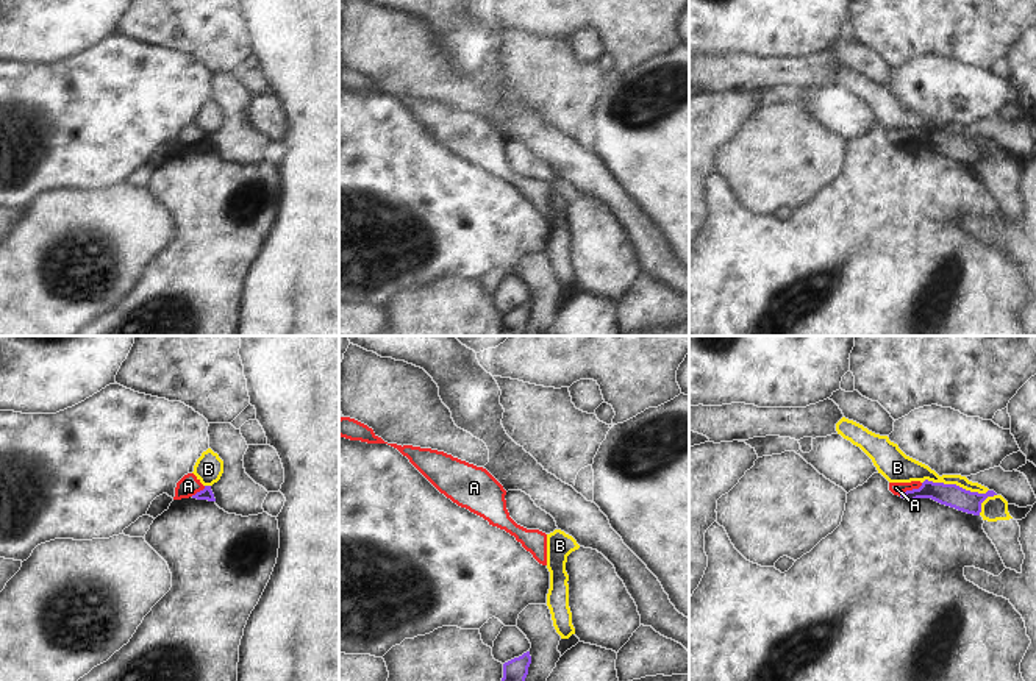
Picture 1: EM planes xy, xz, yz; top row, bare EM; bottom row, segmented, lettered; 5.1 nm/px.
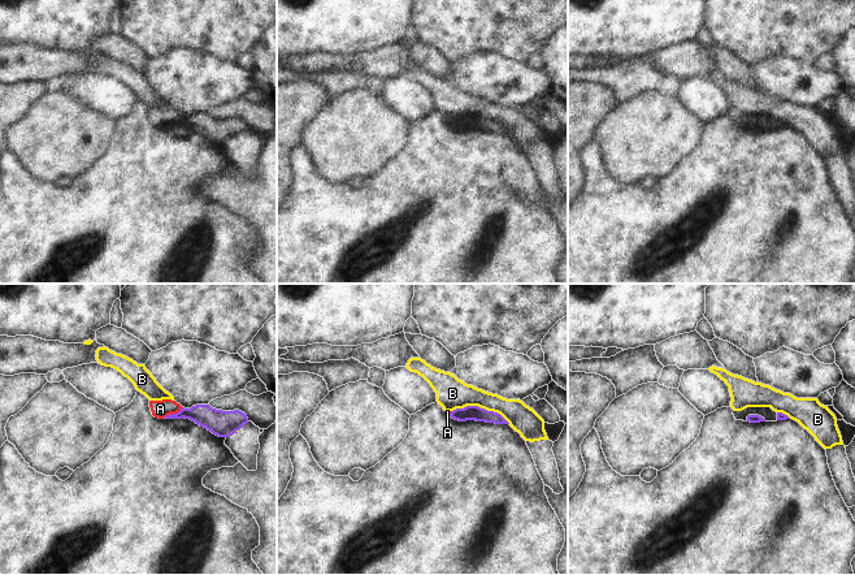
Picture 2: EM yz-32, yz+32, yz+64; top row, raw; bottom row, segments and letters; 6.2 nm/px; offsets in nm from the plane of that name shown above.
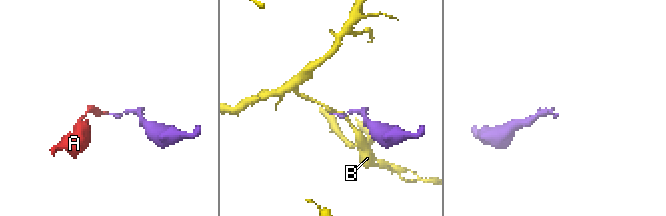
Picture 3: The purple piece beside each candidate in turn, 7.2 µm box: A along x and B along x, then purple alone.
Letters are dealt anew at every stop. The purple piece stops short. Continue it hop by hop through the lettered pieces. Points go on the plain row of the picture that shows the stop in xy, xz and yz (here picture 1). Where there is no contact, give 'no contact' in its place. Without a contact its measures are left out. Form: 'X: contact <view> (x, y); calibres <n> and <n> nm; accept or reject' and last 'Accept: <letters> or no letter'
A: contact yz (910, 141); calibres 120 and 60 nm; reject
B: contact yz (955, 135); calibres 120 and 120 nm; reject
Accept: no letter

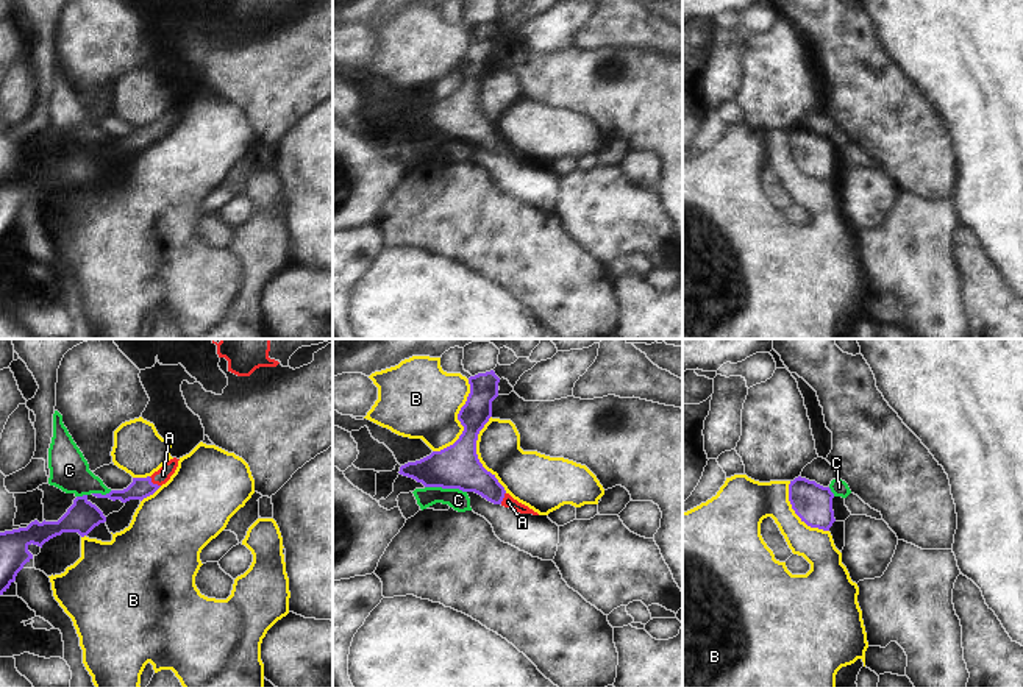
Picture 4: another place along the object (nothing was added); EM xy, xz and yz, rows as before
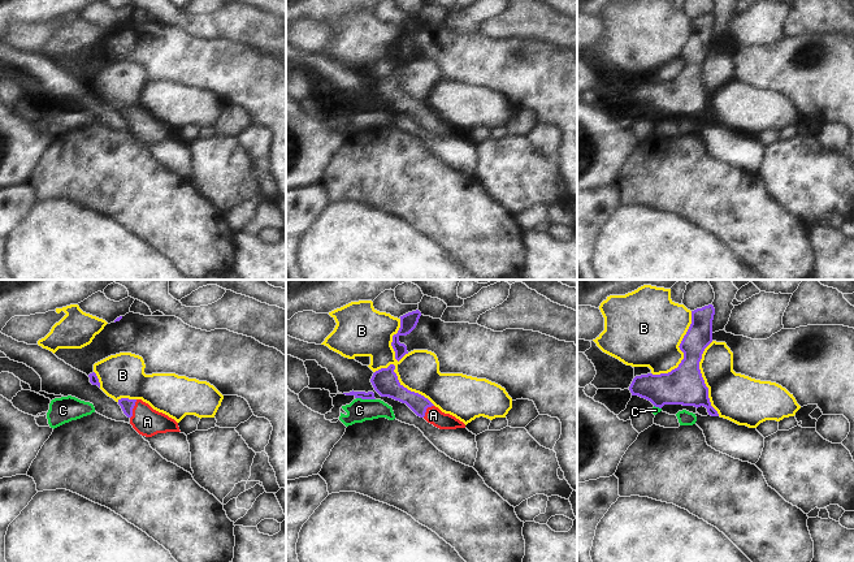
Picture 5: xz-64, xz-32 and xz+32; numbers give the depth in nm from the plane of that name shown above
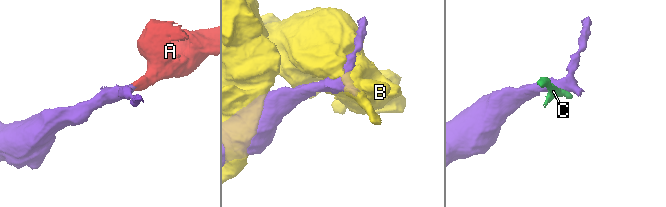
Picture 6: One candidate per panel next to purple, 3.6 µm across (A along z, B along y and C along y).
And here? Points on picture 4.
A: contact xy (152, 133); calibres 110 and 80 nm; accept
B: contact xz (459, 71); calibres 220 and 400 nm; reject
C: contact xz (445, 138); calibres 220 and 100 nm; reject
Accept: A

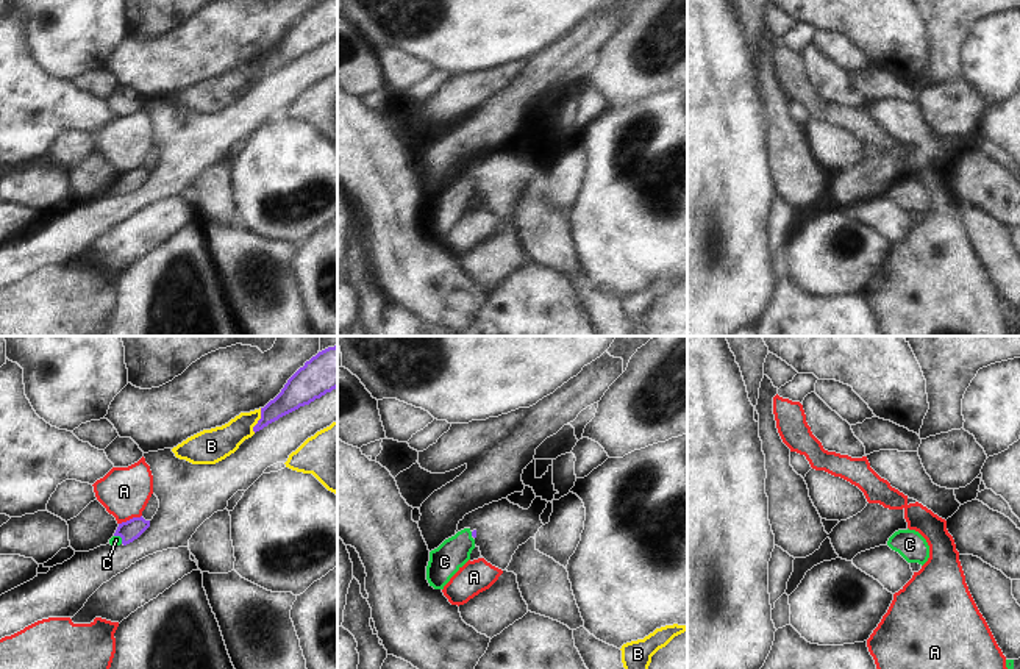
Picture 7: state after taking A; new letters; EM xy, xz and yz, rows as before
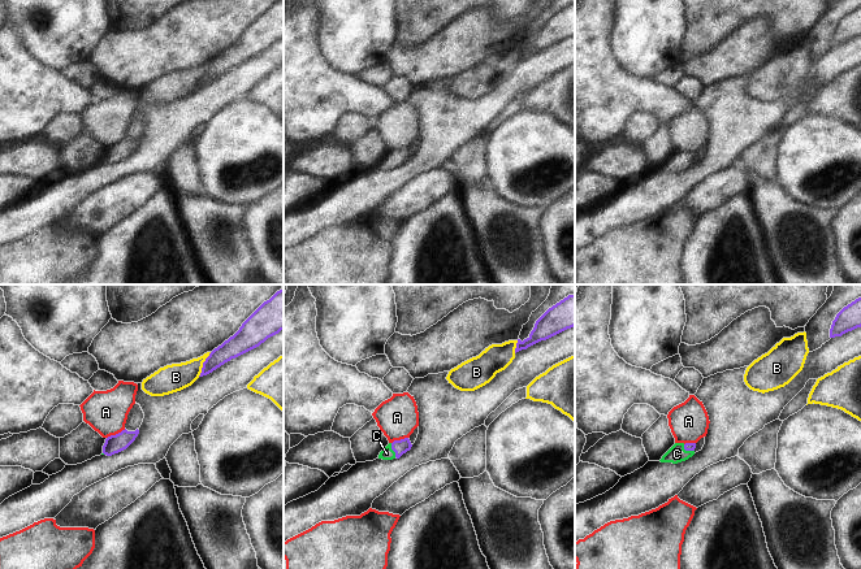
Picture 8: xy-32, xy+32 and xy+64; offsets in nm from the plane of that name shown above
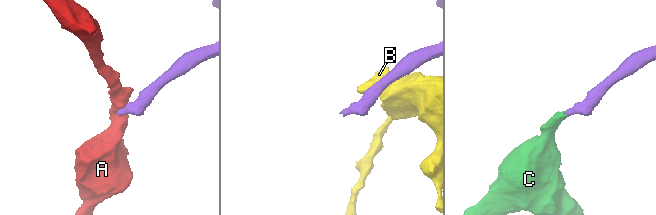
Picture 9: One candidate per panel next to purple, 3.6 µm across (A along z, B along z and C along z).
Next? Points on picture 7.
A: contact xy (130, 169); calibres 110 and 260 nm; reject
B: contact xy (258, 71); calibres 150 and 170 nm; reject
C: contact xy (121, 186); calibres 110 and 50 nm; accept
Accept: C

